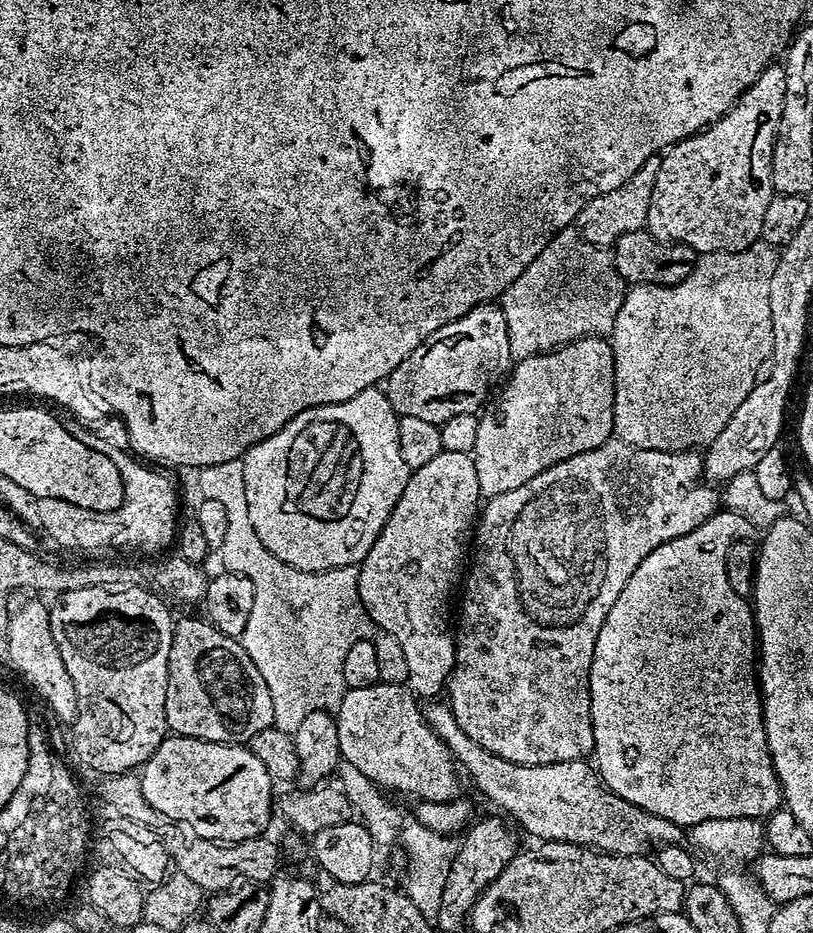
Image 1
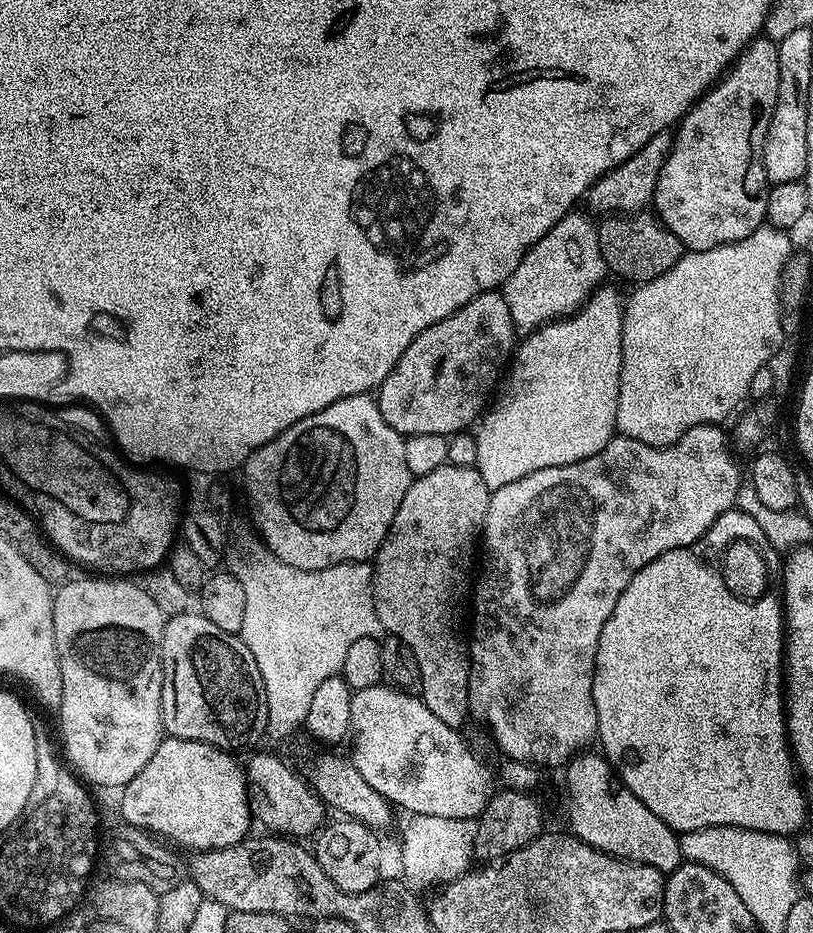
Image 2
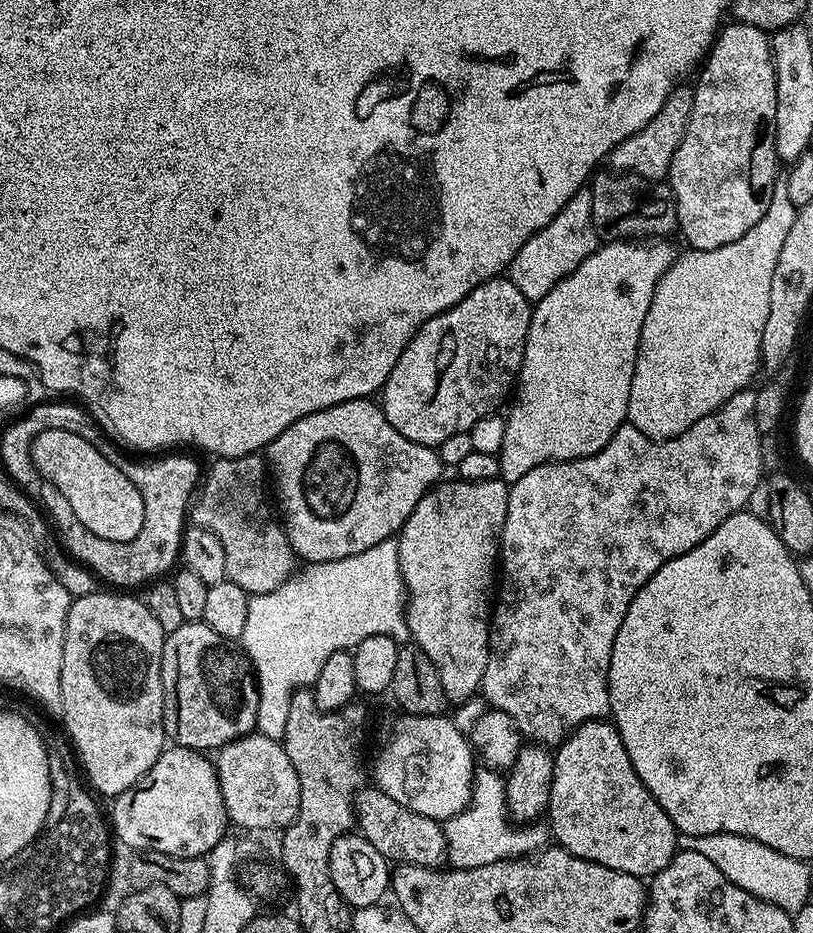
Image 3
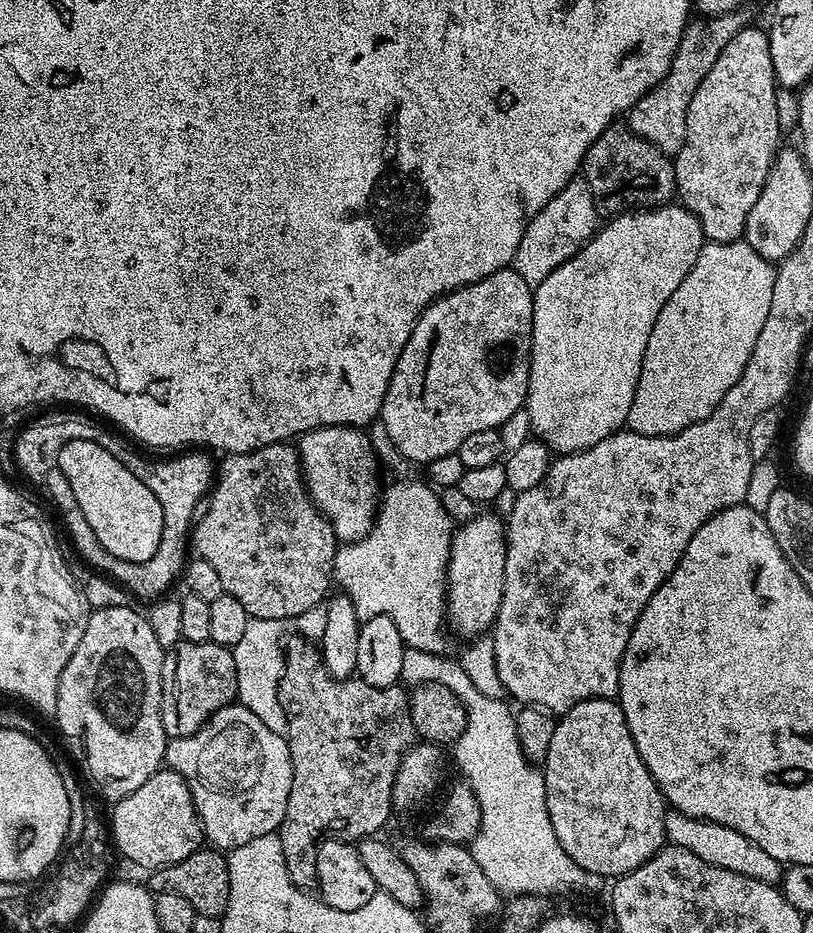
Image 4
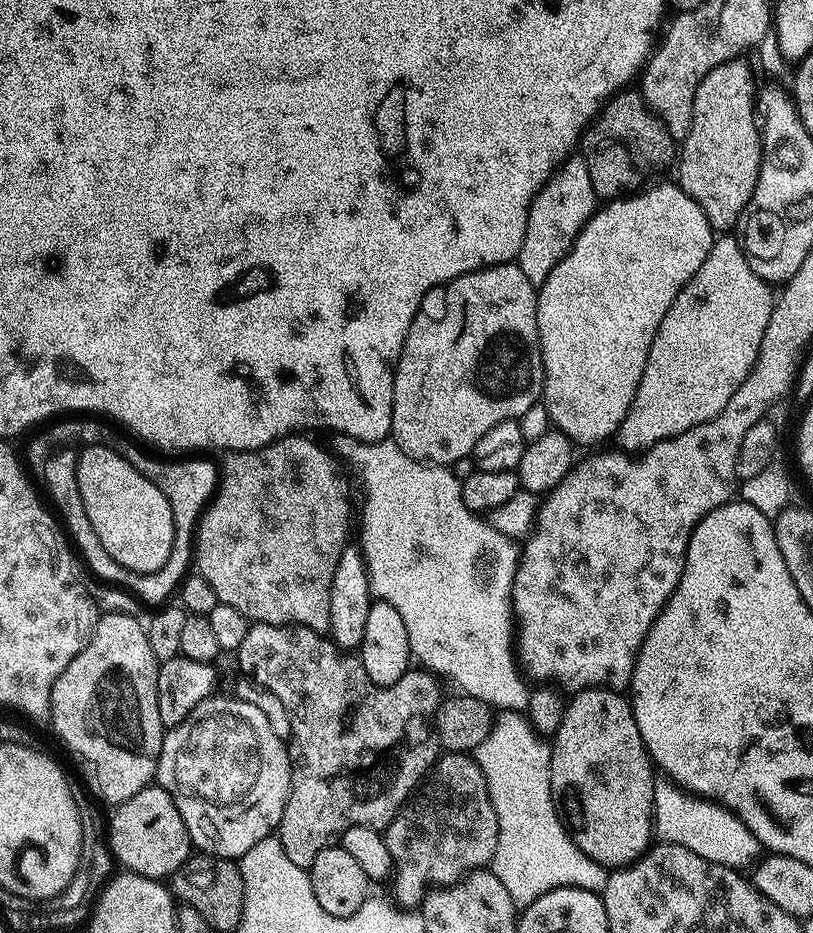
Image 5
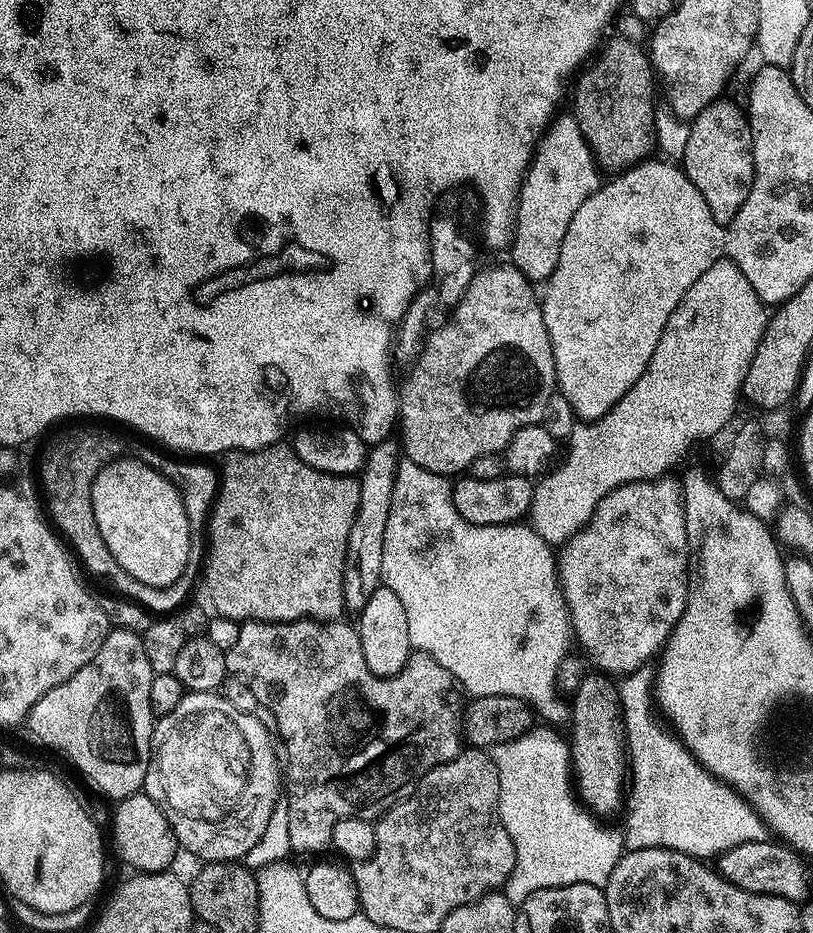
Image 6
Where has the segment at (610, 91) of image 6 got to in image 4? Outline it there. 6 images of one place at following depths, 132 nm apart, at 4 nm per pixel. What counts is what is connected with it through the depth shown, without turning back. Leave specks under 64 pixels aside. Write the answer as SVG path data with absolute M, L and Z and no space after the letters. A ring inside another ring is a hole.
M613 122L586 150L582 165L583 179L588 181L597 213L620 214L625 210L651 210L664 206L677 195L676 165L673 157L658 146L635 136L624 122ZM604 180L609 184L604 193ZM672 196L672 197L671 197Z

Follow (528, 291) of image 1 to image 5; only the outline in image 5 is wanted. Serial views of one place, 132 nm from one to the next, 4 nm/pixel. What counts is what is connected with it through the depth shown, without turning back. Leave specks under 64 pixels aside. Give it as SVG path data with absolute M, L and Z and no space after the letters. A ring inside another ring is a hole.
M573 154L541 186L528 211L526 238L522 238L518 263L522 274L526 274L532 284L539 286L550 278L550 270L554 270L554 266L558 266L558 262L562 262L564 255L571 250L577 234L597 207L598 197L590 182L590 170L583 155Z

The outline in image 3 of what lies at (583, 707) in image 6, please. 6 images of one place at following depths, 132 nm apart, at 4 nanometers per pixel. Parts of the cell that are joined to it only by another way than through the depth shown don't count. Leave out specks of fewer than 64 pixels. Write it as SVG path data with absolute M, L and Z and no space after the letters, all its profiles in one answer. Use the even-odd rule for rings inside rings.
M607 719L588 720L573 728L555 749L553 764L553 786L550 788L546 819L551 839L553 836L559 847L578 858L586 858L590 862L610 866L610 870L622 870L641 878L658 875L675 858L678 851L676 827L670 822L666 810L658 806L650 790L646 790L642 778L638 778L615 724Z

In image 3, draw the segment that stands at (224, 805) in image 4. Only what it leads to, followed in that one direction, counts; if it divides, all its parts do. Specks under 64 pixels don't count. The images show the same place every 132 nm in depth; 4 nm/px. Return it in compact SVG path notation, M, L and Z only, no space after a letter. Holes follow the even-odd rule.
M249 734L232 744L225 744L215 753L216 777L222 790L224 805L228 811L229 821L233 825L245 824L248 828L277 828L283 830L292 823L300 809L300 787L294 762L286 754L283 743L271 740L259 734Z

